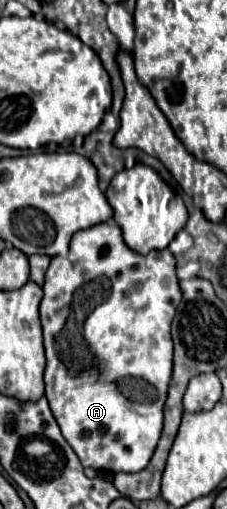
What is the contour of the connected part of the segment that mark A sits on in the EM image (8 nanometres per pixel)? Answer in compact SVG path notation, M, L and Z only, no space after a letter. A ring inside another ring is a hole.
M100 223L94 225L90 229L78 231L72 241L70 241L70 251L66 257L52 257L50 269L46 271L46 283L44 283L44 299L40 303L40 317L42 317L42 329L44 329L44 349L46 349L46 373L44 373L44 381L46 381L46 399L50 403L52 415L64 435L64 439L68 441L68 445L74 449L74 453L78 455L80 463L84 467L94 467L100 471L110 471L110 473L138 473L142 471L156 445L158 439L162 435L162 421L164 421L164 403L168 397L168 383L172 377L172 337L170 337L170 325L176 313L176 307L182 301L182 291L178 285L178 277L176 277L176 259L174 255L164 249L164 251L150 251L148 257L134 253L132 249L128 249L128 245L122 239L122 231L118 229L118 225L114 223ZM92 285L92 291L82 291L82 287Z

